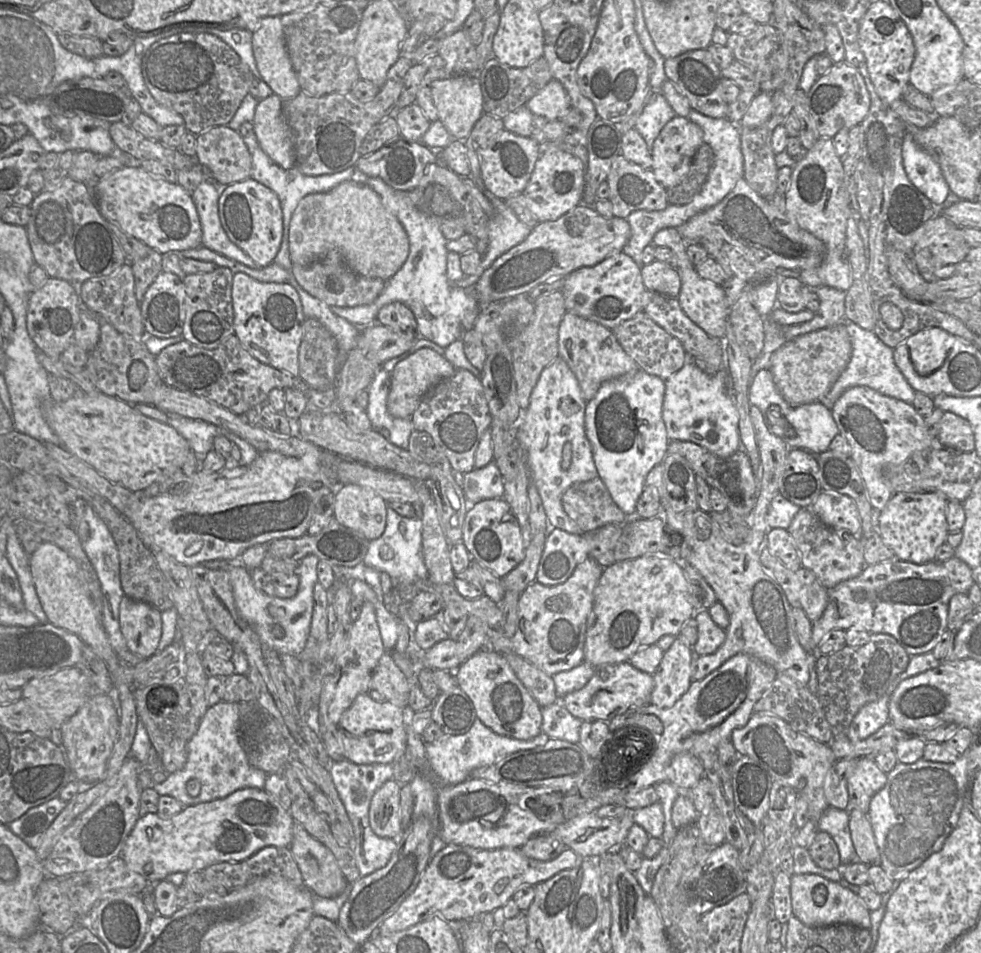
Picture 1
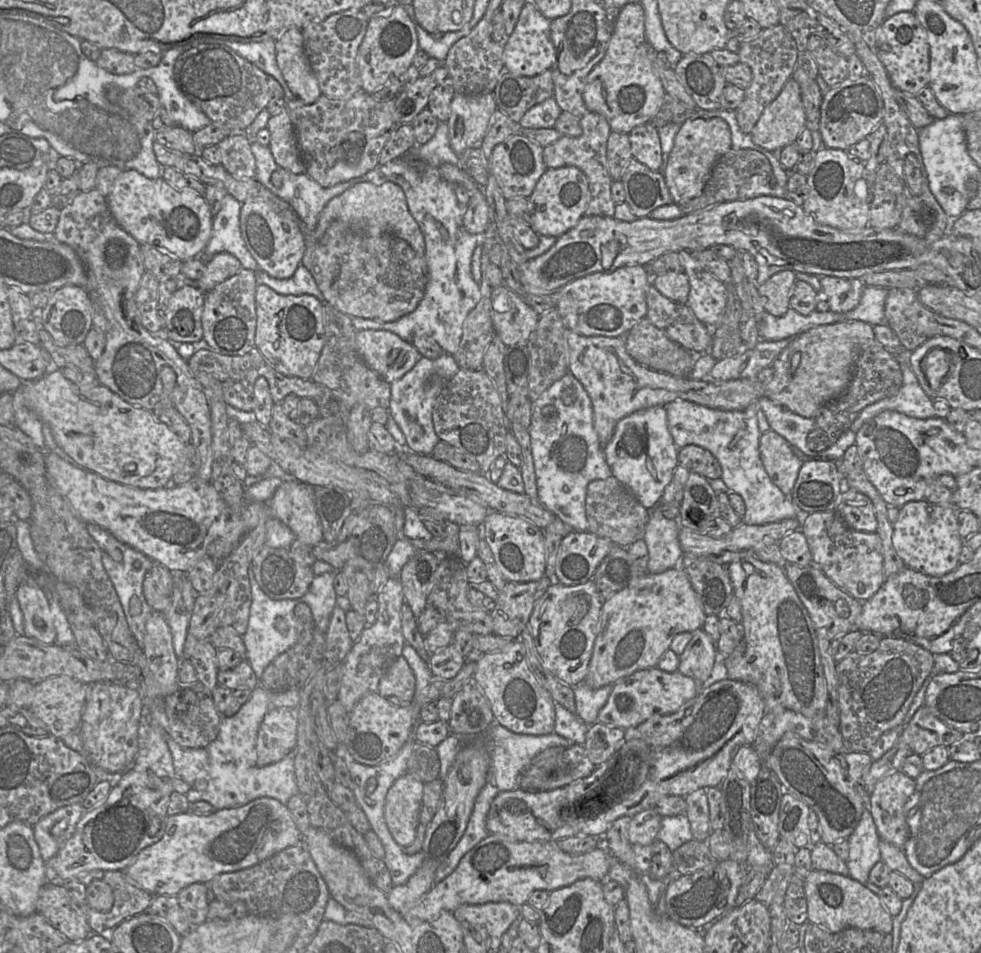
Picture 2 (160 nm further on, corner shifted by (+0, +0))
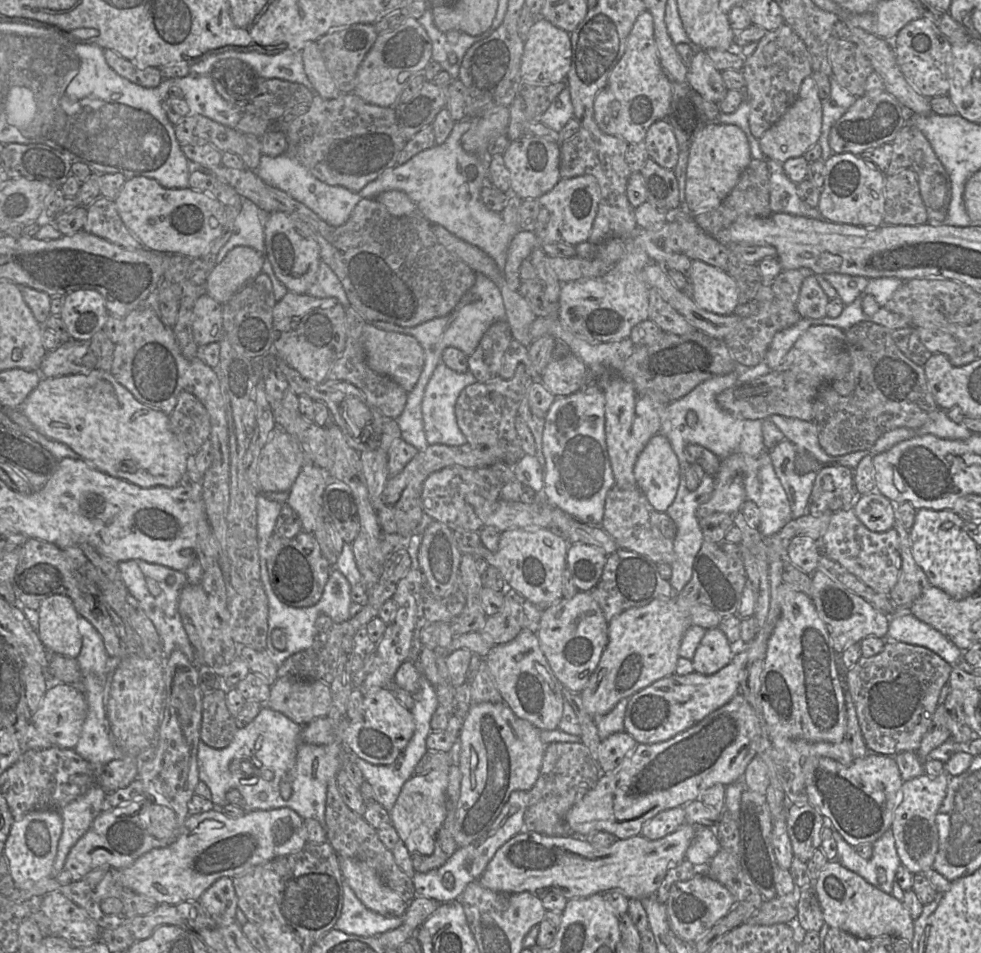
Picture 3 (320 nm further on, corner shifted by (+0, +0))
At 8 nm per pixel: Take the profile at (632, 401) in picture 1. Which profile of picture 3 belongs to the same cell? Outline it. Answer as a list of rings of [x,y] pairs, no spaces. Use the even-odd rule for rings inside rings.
[[[660,432],[639,454],[634,466],[637,487],[655,510],[665,512],[680,484],[680,463],[669,440]]]

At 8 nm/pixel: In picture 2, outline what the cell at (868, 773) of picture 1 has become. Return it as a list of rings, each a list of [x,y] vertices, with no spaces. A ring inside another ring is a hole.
[[[895,771],[878,781],[870,795],[868,811],[880,838],[902,850],[909,838],[905,804],[915,786],[915,779]]]

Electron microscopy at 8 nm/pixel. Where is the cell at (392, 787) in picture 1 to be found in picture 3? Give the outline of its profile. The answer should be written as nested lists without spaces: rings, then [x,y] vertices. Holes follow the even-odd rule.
[[[450,760],[450,766],[448,768],[435,770],[434,772],[431,772],[430,774],[427,774],[427,775],[415,775],[415,774],[412,775],[411,778],[404,784],[404,786],[397,798],[397,801],[395,802],[394,807],[390,811],[390,818],[391,818],[392,826],[395,828],[402,843],[405,845],[405,847],[411,854],[420,853],[422,855],[431,855],[434,852],[436,835],[437,835],[438,831],[440,830],[440,828],[442,827],[442,825],[446,819],[446,815],[447,815],[447,793],[446,792],[447,792],[447,786],[448,786],[449,770],[450,770],[451,766],[452,765],[451,765],[451,760]]]

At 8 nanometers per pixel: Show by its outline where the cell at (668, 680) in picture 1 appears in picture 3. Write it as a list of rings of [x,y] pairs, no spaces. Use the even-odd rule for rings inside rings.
[[[719,627],[706,629],[693,658],[694,672],[711,675],[731,662],[734,655],[730,642]]]

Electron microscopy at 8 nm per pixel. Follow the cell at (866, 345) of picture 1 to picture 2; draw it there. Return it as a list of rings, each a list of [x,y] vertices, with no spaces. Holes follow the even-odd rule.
[[[907,350],[893,355],[903,373],[903,383],[897,394],[865,407],[851,424],[850,430],[856,432],[865,422],[885,410],[919,419],[936,417],[933,400],[925,393],[910,366],[910,352]]]

